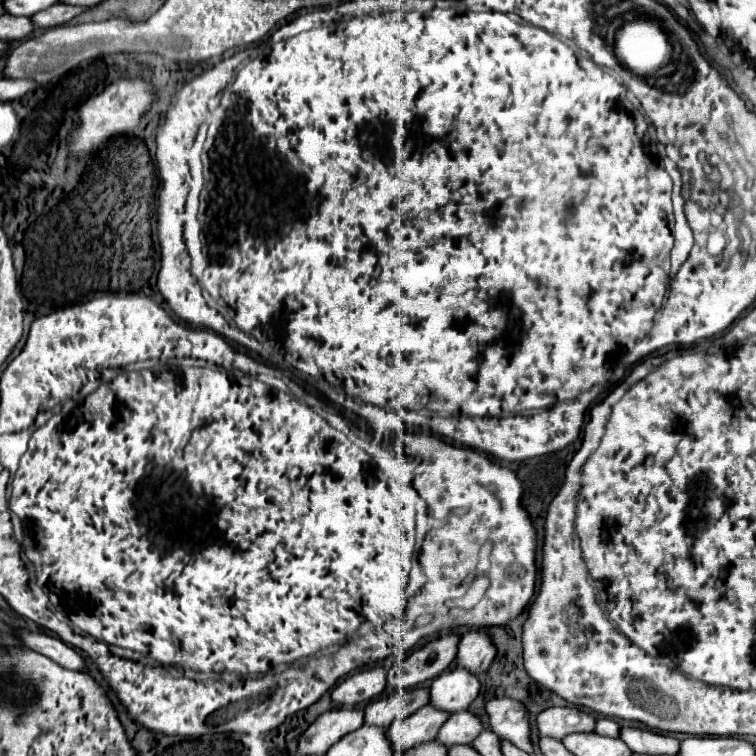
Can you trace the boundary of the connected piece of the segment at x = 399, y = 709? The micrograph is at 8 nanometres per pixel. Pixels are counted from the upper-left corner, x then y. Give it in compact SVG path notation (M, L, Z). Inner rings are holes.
M413 688L413 690L405 690L403 694L393 690L387 698L381 696L367 704L365 724L391 726L395 720L403 720L411 716L427 702L429 702L429 688Z

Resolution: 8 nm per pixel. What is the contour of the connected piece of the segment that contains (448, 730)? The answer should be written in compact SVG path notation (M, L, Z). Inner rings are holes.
M463 710L463 712L455 712L449 716L449 720L441 726L437 740L445 746L471 744L475 736L479 736L481 730L483 730L481 718L471 714L469 710Z

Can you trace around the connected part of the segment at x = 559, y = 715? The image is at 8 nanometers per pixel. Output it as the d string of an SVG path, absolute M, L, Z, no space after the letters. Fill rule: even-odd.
M575 706L565 708L547 708L537 716L537 728L541 736L553 736L557 740L565 738L573 732L593 732L595 730L595 718Z

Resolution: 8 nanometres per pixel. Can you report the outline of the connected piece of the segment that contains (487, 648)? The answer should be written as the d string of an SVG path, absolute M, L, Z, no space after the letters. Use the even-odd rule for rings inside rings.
M473 628L465 632L459 642L457 664L467 668L473 674L483 674L491 666L495 654L497 654L497 648L491 636L481 628Z

